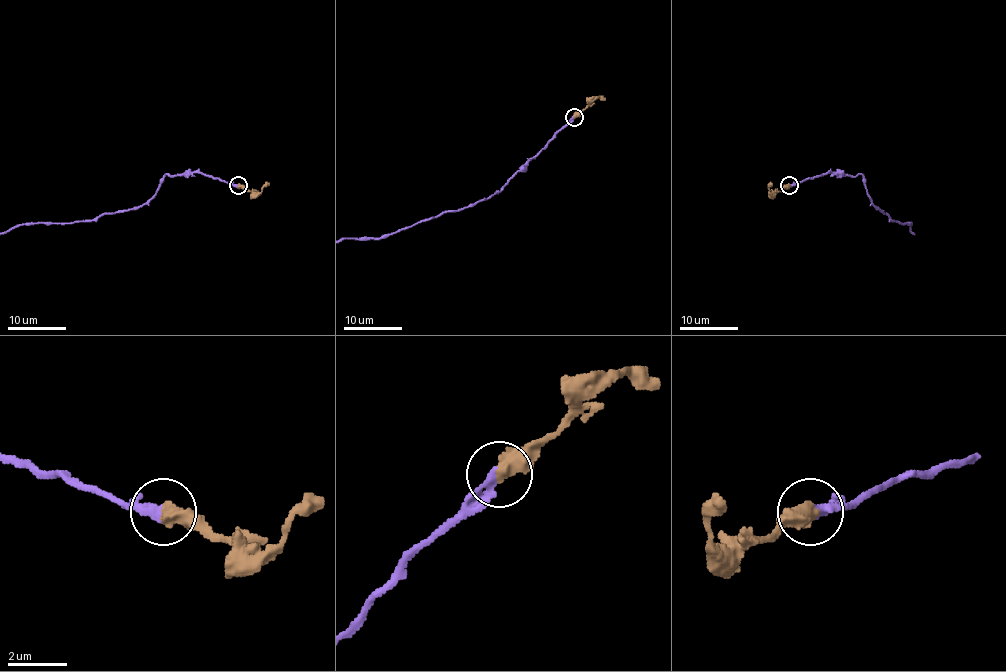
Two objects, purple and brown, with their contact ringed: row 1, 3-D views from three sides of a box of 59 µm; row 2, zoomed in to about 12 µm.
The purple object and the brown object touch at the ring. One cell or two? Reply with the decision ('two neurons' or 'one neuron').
one neuron

